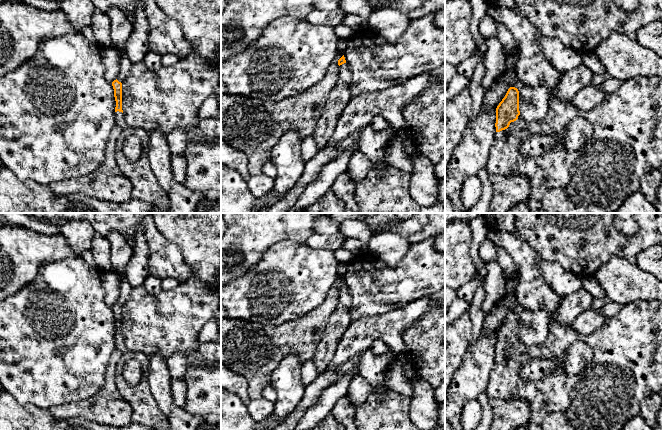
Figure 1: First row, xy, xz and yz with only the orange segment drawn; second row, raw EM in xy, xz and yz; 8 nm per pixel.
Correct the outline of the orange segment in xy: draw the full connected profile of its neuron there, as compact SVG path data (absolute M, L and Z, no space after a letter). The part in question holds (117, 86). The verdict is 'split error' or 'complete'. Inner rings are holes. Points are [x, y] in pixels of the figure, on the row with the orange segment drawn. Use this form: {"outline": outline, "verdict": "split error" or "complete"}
{"outline": "M114 7L106 12L111 21L111 47L121 54L121 65L117 79L112 82L116 101L116 124L121 128L115 142L115 156L121 172L131 181L131 198L149 203L152 208L149 213L170 213L170 203L166 192L149 165L146 146L149 144L149 134L143 128L130 127L124 119L122 110L122 82L125 80L132 63L125 54L125 44L132 32L132 23L128 16L119 8ZM130 135L137 135L142 142L142 153L137 161L128 159L122 150L124 140Z", "verdict": "split error"}

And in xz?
{"outline": "M344 55L338 60L338 65L337 82L327 96L326 104L312 134L319 150L327 146L343 110L353 96L350 91L351 70Z", "verdict": "split error"}

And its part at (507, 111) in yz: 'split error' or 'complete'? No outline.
split error

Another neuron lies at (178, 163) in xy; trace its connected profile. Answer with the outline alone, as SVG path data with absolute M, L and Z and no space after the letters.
M183 155L171 156L171 169L174 179L178 183L184 184L187 174L187 160Z

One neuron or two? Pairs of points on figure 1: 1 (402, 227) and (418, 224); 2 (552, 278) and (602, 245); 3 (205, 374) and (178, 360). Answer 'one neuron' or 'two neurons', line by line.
1: one neuron
2: two neurons
3: two neurons

